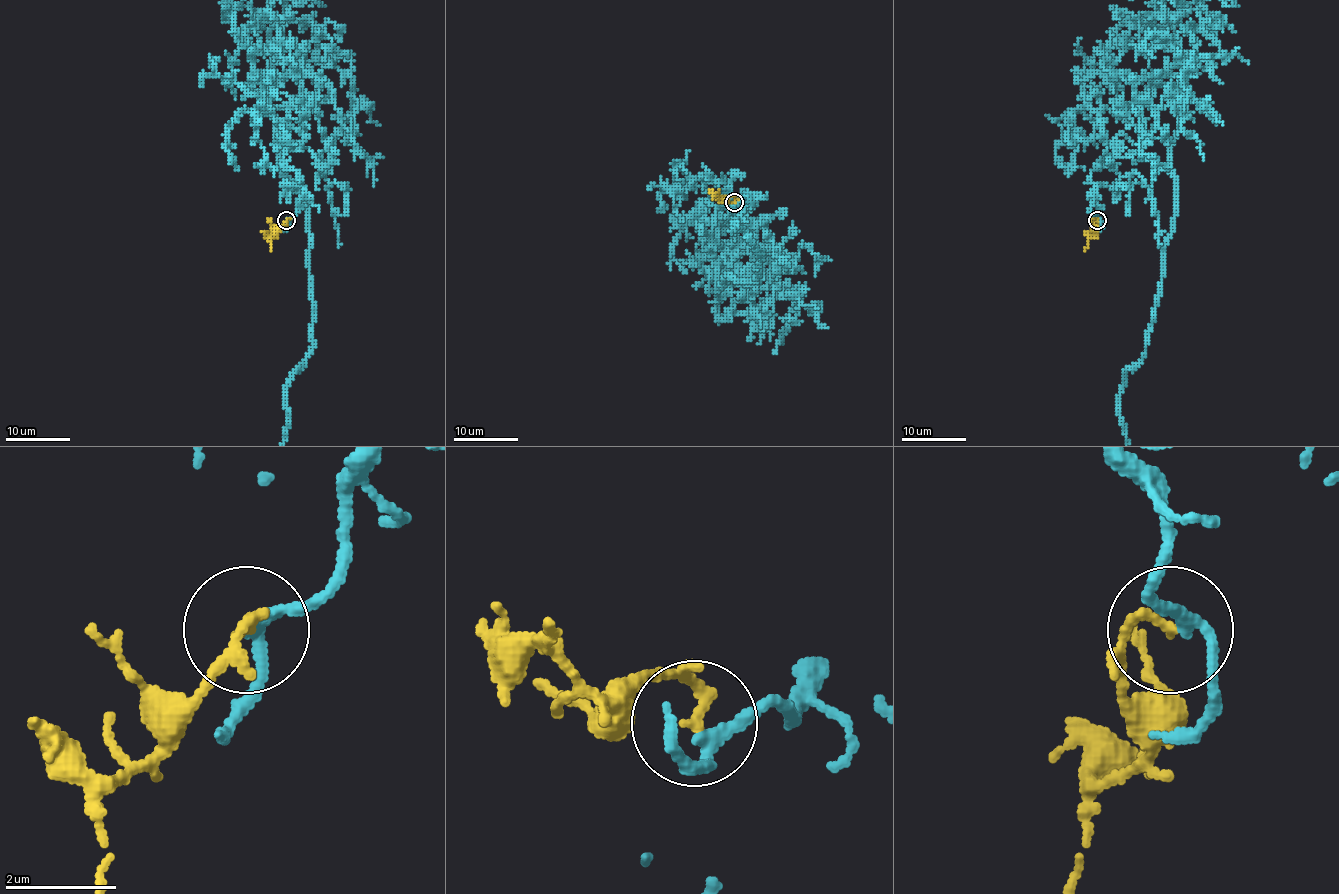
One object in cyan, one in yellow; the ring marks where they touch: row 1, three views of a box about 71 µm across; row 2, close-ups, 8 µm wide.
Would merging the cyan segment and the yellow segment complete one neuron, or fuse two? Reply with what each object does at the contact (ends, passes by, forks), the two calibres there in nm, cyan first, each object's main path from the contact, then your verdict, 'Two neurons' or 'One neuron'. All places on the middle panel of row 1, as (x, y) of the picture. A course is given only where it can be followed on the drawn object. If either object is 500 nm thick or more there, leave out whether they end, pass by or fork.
At the ring cyan passes by. At the ring yellow ends. Thickness 190 nm (cyan) against 180 nm. Course of yellow: (734, 201), (732, 197), (723, 198), (718, 190). Two neurons

